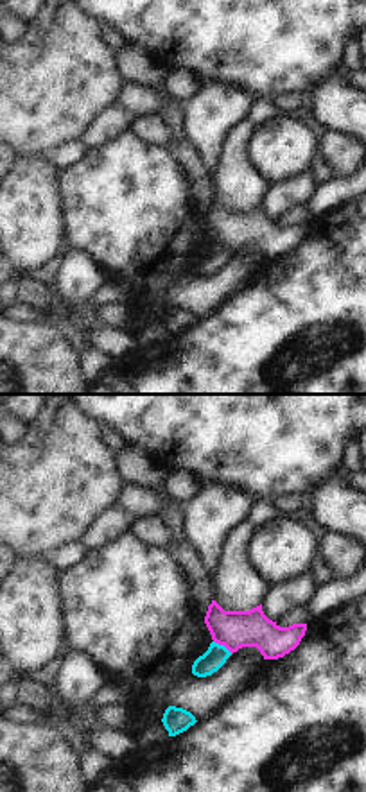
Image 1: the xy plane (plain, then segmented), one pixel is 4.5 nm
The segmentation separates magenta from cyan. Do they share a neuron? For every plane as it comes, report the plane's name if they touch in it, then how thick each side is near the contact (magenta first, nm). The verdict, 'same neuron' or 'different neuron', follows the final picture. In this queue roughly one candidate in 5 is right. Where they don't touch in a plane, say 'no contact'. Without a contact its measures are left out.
meets magenta in xy; 170 nm thick on the magenta side, 100 nm on the other

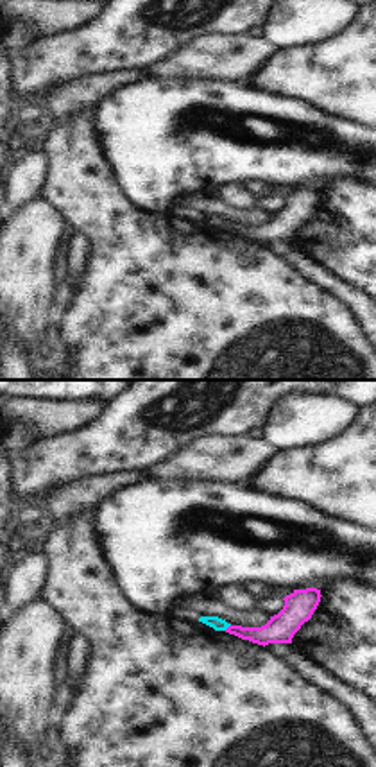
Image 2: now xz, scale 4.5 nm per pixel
meets magenta in xz; 130 nm thick on the magenta side, 60 nm on the other

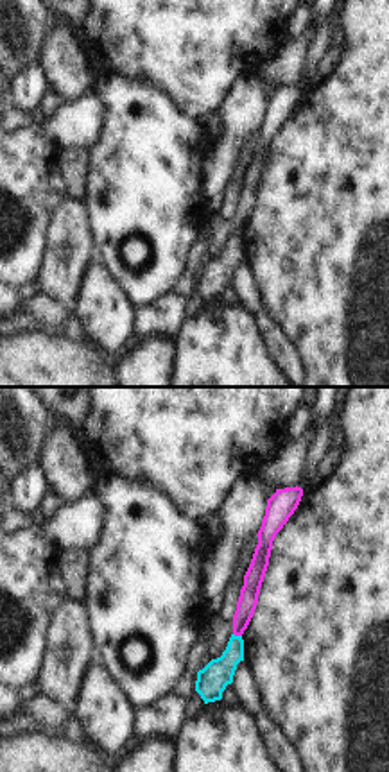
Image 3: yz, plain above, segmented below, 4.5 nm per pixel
meets magenta in yz; 90 nm thick on the magenta side, 140 nm on the other

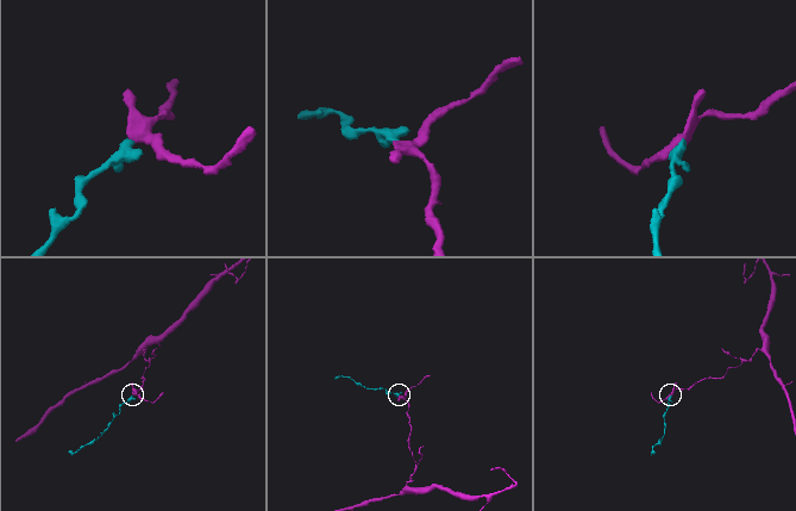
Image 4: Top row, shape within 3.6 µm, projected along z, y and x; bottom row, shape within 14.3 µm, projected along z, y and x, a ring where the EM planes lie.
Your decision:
different neuron

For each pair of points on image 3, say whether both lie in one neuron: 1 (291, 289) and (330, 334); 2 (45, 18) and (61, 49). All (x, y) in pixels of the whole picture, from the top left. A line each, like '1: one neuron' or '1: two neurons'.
1: one neuron
2: two neurons

